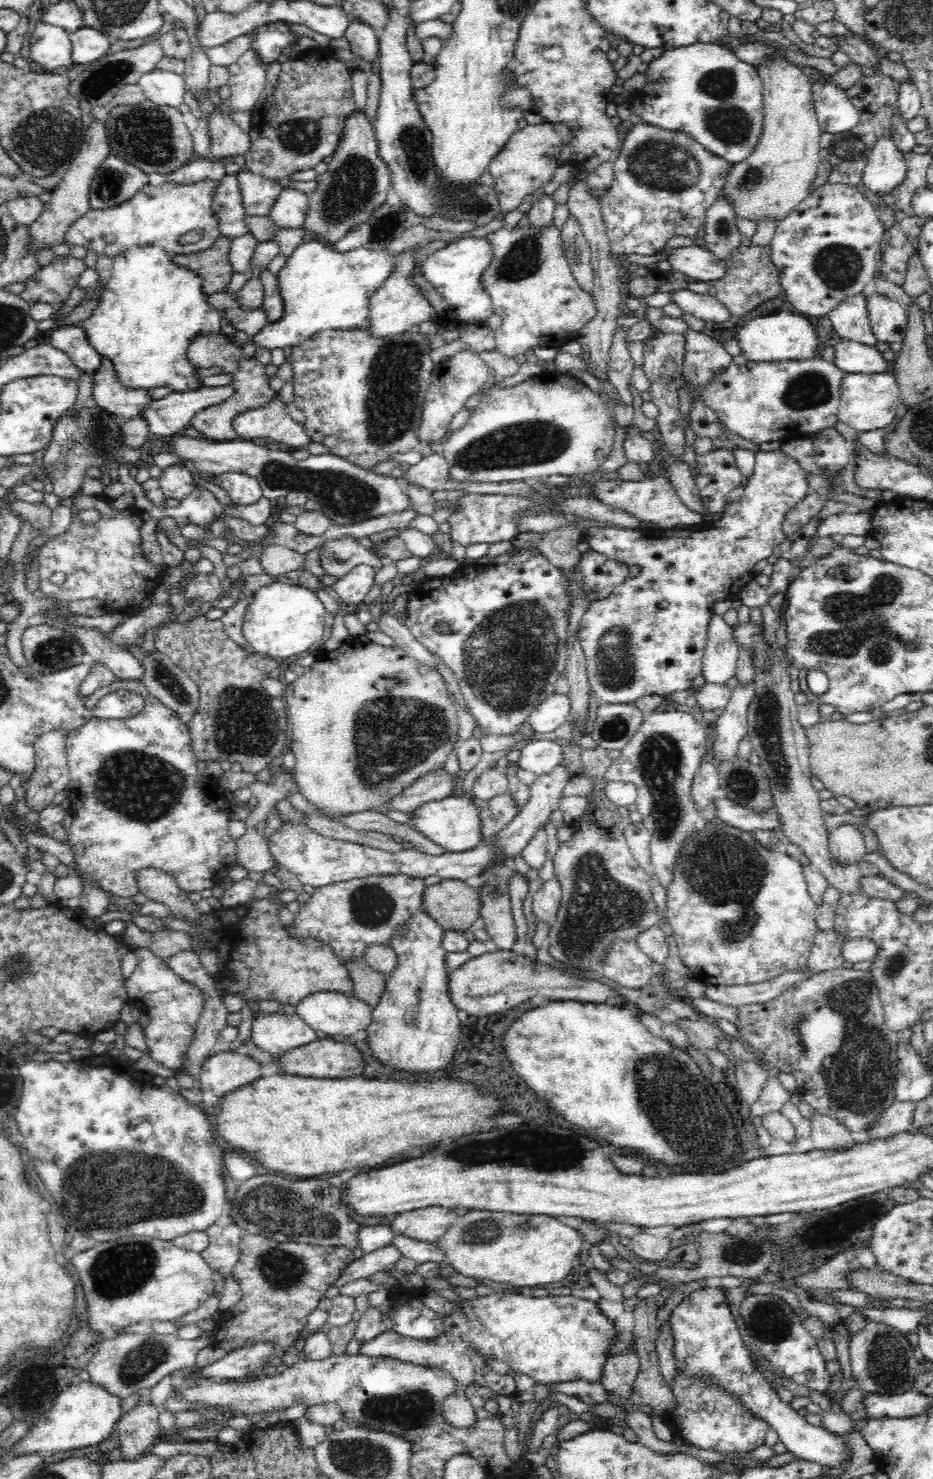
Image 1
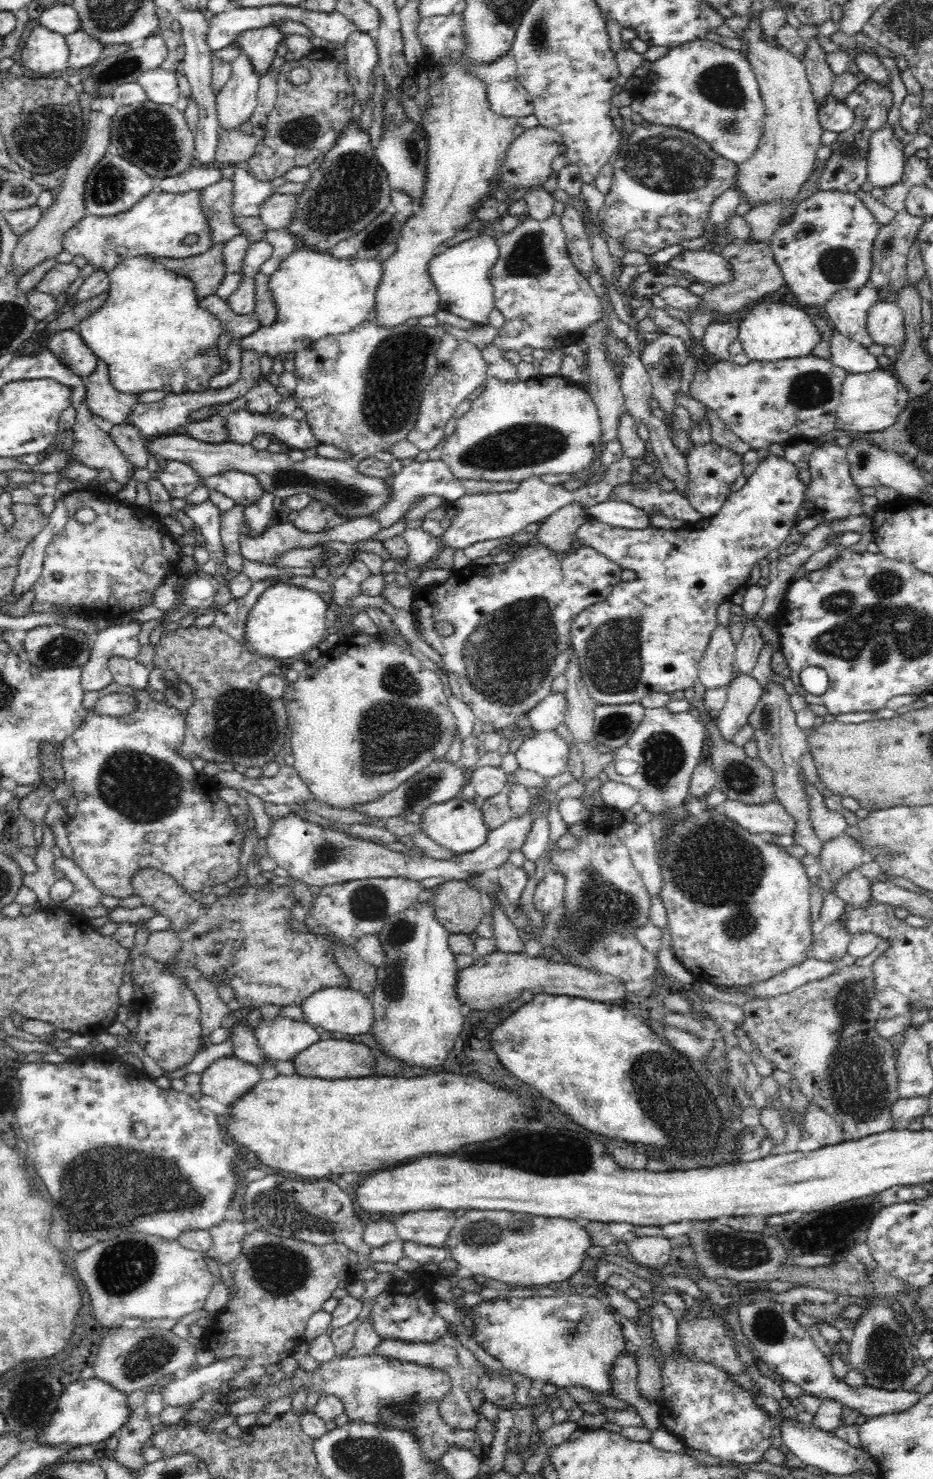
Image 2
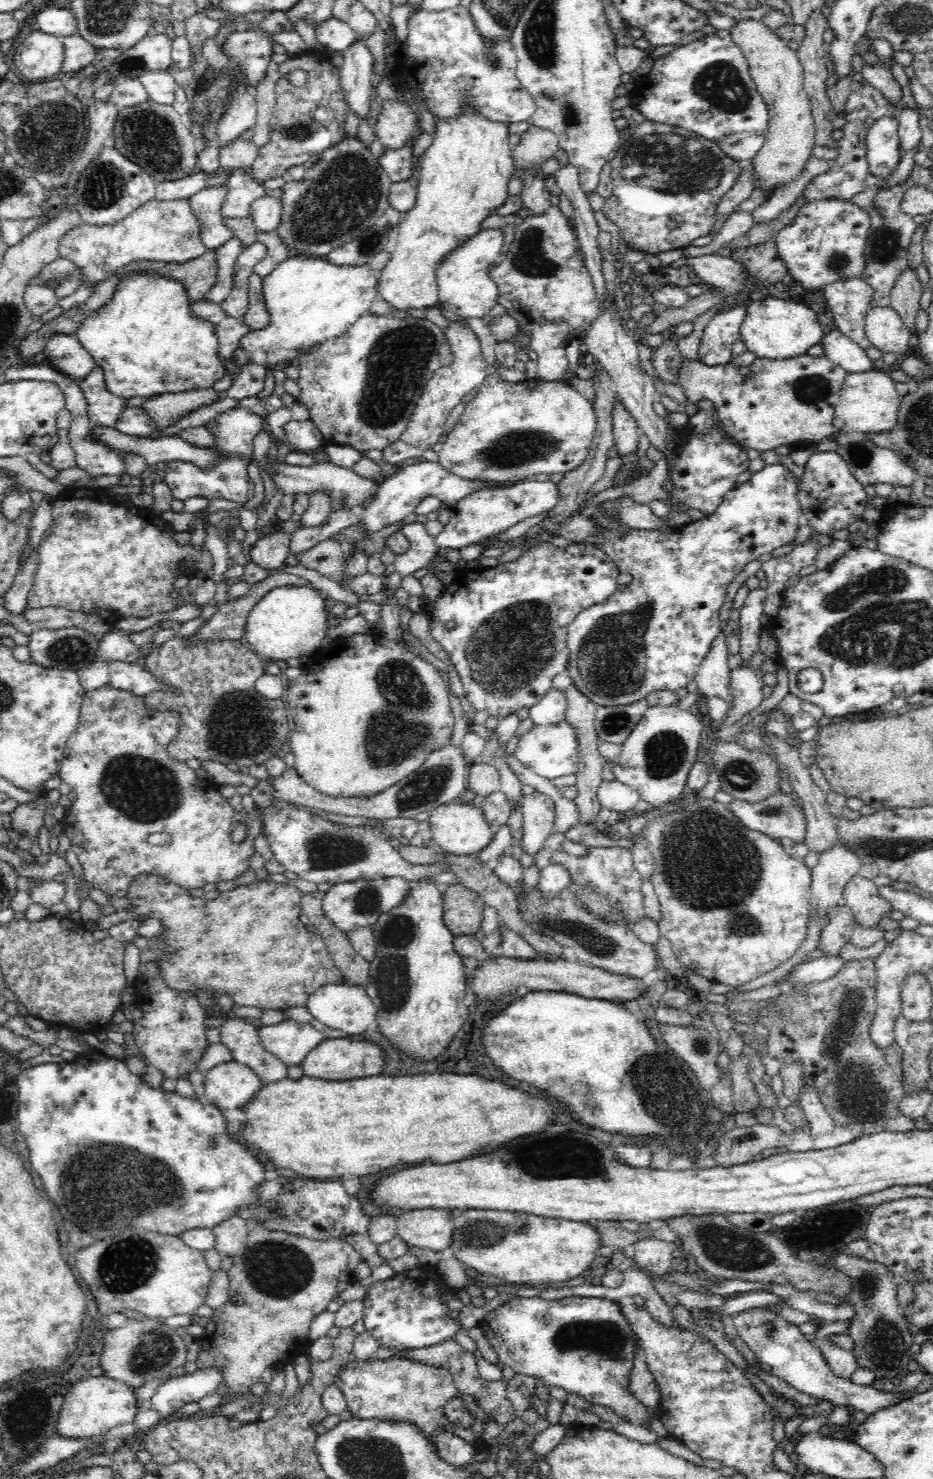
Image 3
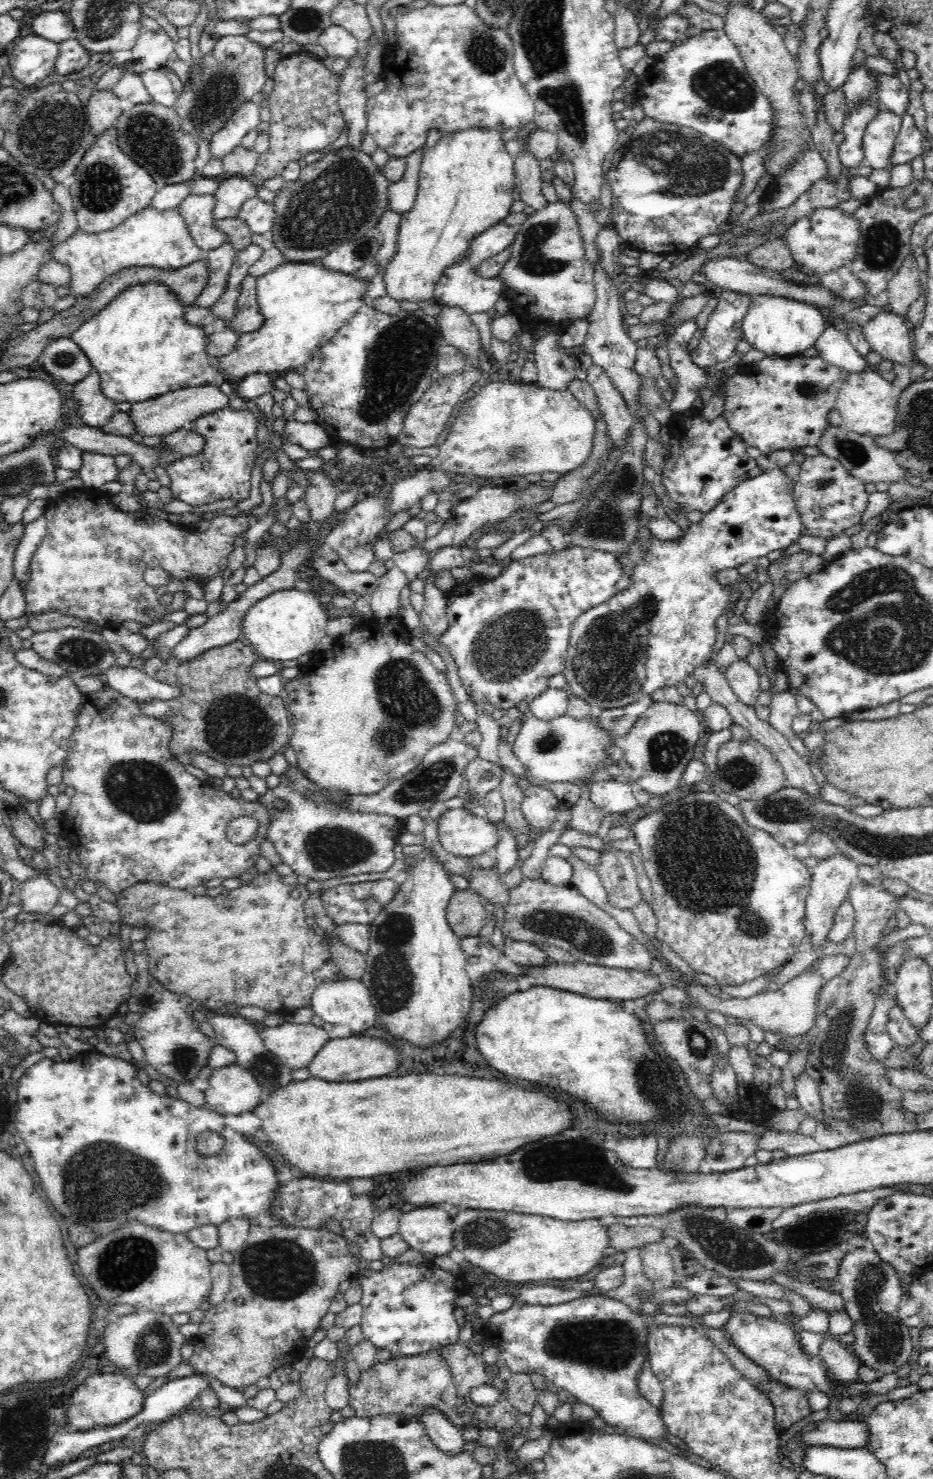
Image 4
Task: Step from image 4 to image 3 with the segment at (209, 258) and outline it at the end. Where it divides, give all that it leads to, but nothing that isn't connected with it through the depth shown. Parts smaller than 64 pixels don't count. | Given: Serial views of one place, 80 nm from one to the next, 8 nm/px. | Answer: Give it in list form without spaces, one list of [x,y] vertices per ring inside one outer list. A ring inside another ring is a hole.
[[[234,237],[226,244],[216,249],[216,280],[206,292],[204,299],[214,303],[224,302],[224,299],[232,292],[234,284],[234,267],[245,247],[240,239]]]

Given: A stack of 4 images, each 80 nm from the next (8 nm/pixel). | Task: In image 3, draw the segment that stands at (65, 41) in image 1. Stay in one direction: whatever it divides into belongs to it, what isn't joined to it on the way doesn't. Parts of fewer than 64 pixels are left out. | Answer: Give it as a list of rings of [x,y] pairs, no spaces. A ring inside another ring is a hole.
[[[34,27],[19,45],[13,60],[22,80],[35,83],[40,78],[58,74],[64,57],[64,42]]]

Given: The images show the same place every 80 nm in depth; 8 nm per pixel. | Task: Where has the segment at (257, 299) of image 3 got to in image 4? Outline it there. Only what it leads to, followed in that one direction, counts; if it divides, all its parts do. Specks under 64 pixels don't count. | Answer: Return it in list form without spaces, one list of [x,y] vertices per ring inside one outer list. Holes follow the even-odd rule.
[[[250,274],[242,280],[242,292],[236,302],[236,316],[228,319],[232,331],[240,334],[254,332],[264,324],[264,316],[258,309],[256,280],[257,278]]]

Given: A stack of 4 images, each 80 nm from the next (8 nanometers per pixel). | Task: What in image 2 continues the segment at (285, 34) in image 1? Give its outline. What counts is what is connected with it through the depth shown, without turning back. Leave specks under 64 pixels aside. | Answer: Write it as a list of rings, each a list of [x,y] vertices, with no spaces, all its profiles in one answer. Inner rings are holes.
[[[271,25],[242,32],[242,35],[235,39],[233,46],[237,46],[241,54],[250,57],[252,67],[263,75],[271,68],[278,47],[284,42],[285,35]]]

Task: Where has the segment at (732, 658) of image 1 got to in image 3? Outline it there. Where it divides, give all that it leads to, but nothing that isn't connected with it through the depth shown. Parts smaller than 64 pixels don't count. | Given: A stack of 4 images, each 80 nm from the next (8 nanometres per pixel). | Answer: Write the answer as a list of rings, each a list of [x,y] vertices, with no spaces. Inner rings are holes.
[[[721,630],[716,635],[710,652],[706,654],[695,674],[699,692],[706,697],[718,696],[728,704],[731,702],[730,670],[728,660],[732,658],[726,645],[726,634]]]

